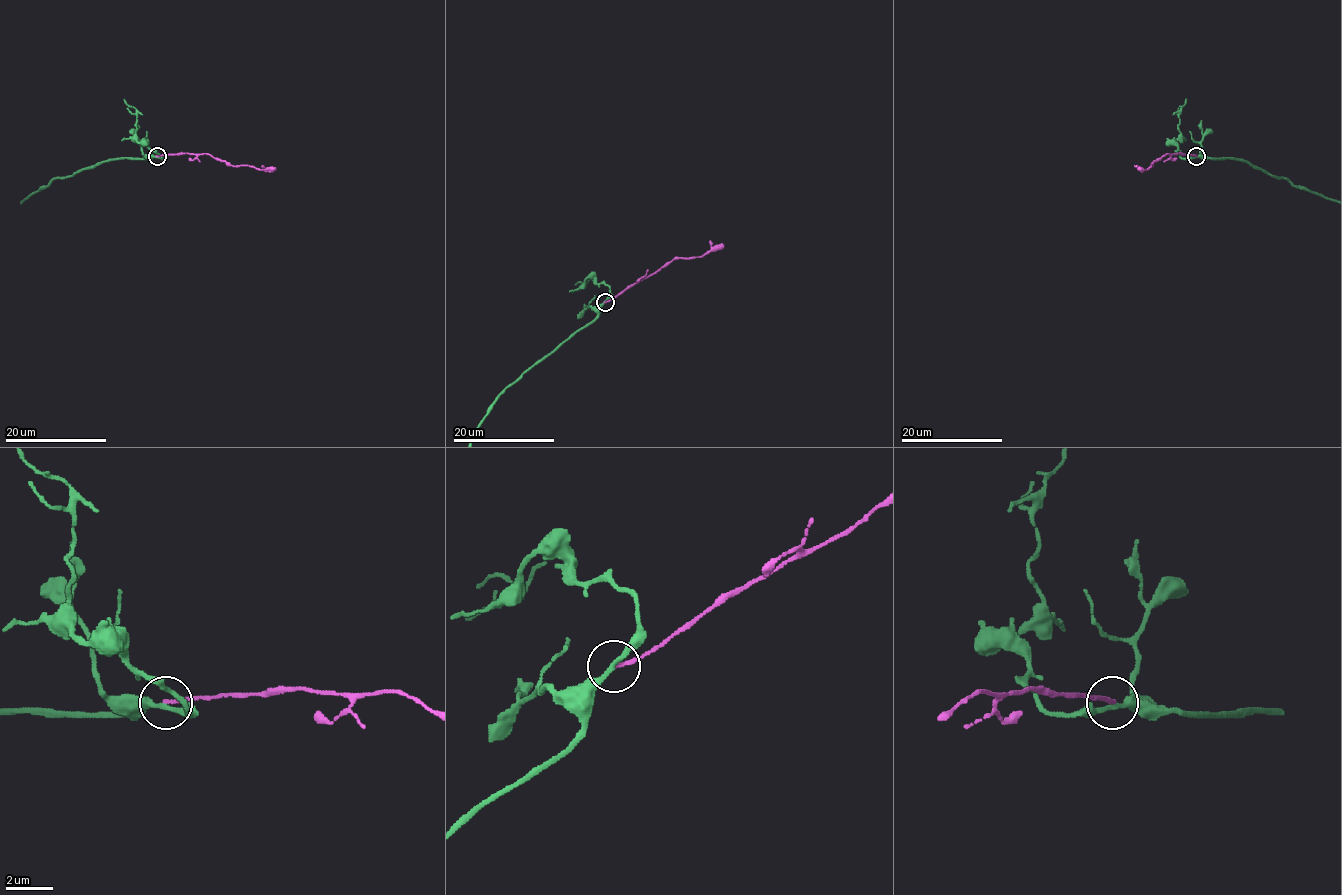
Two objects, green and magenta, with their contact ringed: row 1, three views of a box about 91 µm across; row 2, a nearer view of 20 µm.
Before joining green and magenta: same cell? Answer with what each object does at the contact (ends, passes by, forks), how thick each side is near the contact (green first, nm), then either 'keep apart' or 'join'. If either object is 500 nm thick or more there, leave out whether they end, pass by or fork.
green passes by; magenta ends there; 200 nm thick on the green side, 150 nm on the other; keep apart

